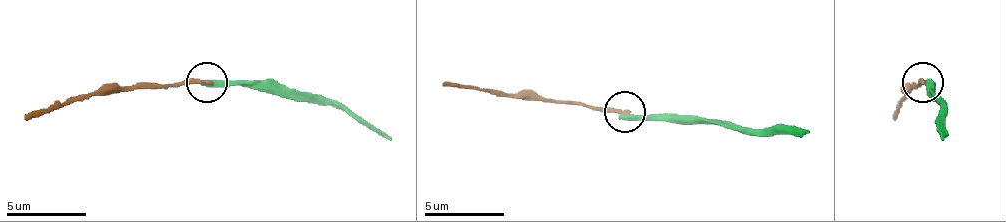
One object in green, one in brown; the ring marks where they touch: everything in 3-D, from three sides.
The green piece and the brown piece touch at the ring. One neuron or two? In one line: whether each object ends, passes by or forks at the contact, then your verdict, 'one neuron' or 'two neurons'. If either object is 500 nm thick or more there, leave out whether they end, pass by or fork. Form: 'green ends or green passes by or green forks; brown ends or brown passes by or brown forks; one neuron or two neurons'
green ends; brown ends; two neurons

